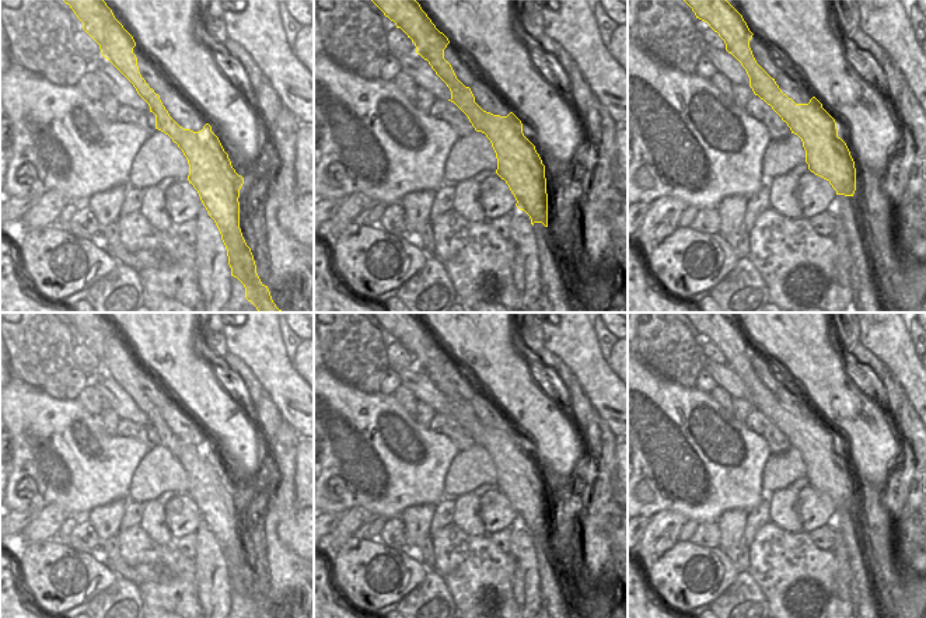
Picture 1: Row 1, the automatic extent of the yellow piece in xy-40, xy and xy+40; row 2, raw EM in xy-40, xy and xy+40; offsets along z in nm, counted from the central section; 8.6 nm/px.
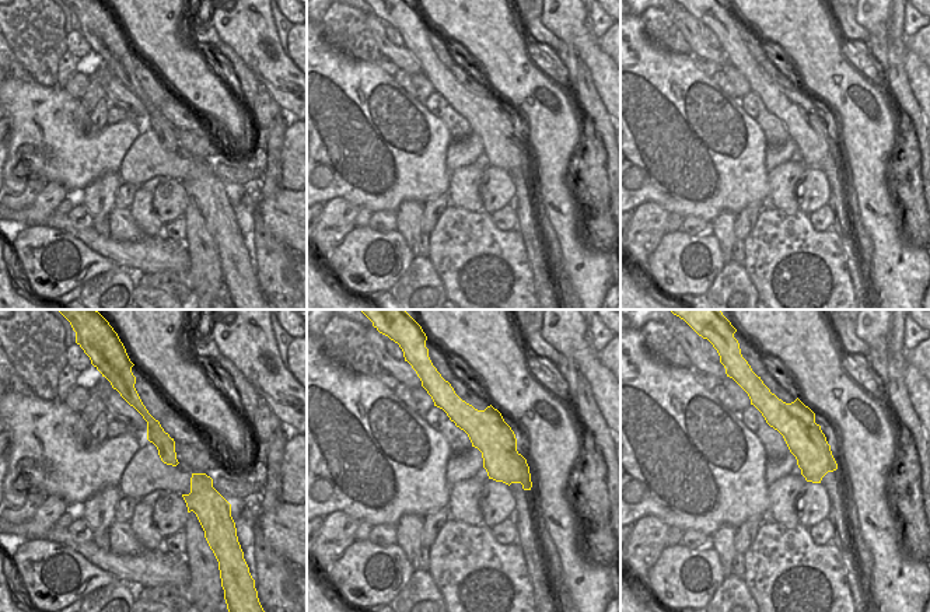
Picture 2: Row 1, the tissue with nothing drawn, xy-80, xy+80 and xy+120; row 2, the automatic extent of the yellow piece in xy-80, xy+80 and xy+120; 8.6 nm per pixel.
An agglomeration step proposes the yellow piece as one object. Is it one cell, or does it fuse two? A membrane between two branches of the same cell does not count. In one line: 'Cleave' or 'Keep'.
Keep.

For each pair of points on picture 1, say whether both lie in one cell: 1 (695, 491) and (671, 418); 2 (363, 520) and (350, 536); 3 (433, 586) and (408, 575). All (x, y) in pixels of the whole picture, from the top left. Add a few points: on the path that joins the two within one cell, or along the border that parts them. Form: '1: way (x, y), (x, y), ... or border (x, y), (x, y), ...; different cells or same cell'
1: way (695, 472), (695, 453), (678, 436); same cell
2: way (359, 524), (352, 531); same cell
3: border (429, 571), (398, 603); different cells

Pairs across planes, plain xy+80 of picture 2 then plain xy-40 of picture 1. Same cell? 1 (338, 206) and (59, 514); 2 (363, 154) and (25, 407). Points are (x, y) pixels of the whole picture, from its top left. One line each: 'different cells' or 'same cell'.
1: same cell
2: same cell

